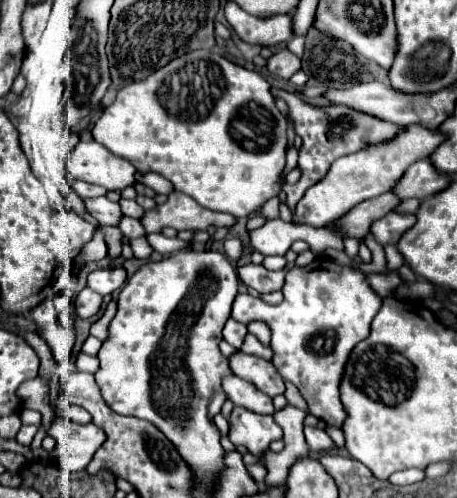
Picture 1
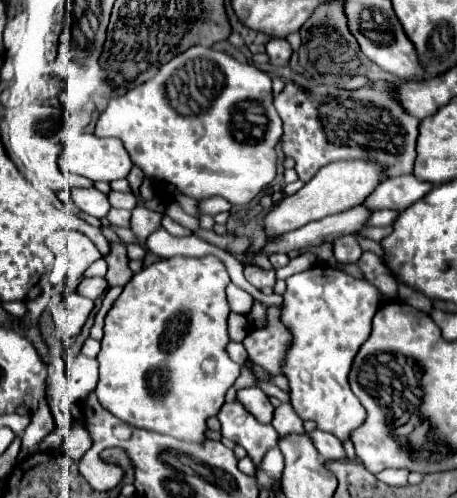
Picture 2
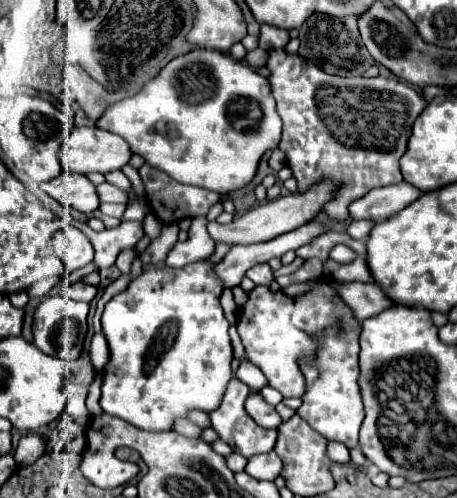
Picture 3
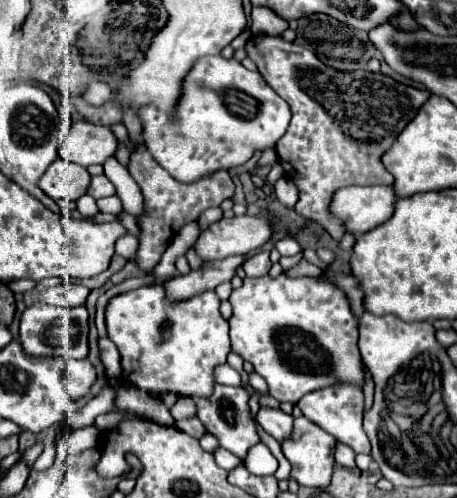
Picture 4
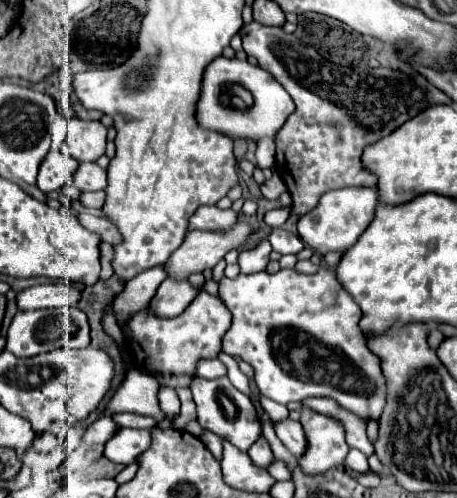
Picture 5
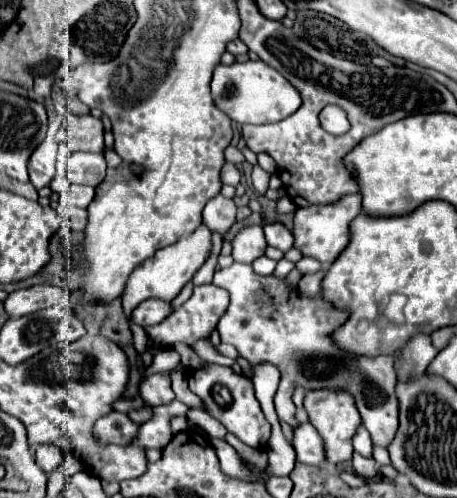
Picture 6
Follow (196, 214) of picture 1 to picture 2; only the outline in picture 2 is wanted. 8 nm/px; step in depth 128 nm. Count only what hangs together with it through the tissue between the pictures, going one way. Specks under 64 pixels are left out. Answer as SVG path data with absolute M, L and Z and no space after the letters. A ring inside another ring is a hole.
M212 196L208 200L202 200L200 202L200 212L202 214L218 214L218 212L224 212L224 210L230 210L232 204L228 200L222 200L220 196ZM134 208L132 210L132 220L130 220L130 230L134 232L136 240L140 244L146 242L146 238L160 226L160 220L162 220L162 214L160 212L152 212L148 208Z

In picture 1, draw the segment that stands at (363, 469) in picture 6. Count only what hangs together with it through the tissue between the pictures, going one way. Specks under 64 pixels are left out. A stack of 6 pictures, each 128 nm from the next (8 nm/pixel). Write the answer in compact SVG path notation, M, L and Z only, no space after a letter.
M306 426L306 428L304 428L304 436L306 436L306 442L308 442L308 446L310 446L310 452L314 452L314 454L334 450L334 442L332 442L332 438L326 434L326 430Z

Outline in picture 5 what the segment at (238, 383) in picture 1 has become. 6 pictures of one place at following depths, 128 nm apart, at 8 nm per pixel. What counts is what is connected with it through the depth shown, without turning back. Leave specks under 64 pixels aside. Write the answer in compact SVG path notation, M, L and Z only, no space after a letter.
M286 418L284 422L274 424L274 428L276 428L276 436L282 440L282 444L290 450L290 454L296 460L306 454L308 440L306 440L306 432L304 432L300 422L294 422L294 420Z

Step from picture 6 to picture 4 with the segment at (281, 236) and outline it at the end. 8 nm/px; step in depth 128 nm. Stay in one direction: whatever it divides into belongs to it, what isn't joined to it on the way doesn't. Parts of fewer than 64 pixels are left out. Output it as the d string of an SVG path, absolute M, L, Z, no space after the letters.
M284 236L284 238L276 240L274 248L276 248L282 256L294 256L294 254L302 252L302 248L300 248L300 244L298 244L298 240L296 240L294 236Z

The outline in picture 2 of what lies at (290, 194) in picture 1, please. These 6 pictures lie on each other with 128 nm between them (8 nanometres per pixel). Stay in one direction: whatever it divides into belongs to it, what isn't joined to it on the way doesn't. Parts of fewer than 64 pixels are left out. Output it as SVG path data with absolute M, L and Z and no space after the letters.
M376 80L370 86L358 90L344 90L334 84L318 84L314 88L302 90L296 84L286 84L280 94L274 96L274 106L284 122L282 134L282 152L288 158L294 158L296 172L302 182L314 178L314 174L330 164L340 160L366 160L376 162L382 168L382 180L412 174L414 158L416 158L416 136L420 120L404 110L404 106L396 98L396 90L400 84Z

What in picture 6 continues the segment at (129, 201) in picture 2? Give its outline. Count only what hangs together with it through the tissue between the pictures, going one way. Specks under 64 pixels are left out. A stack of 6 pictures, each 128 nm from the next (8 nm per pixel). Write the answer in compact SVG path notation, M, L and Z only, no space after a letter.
M74 152L70 156L70 182L98 186L106 176L106 160L104 154L94 152Z

